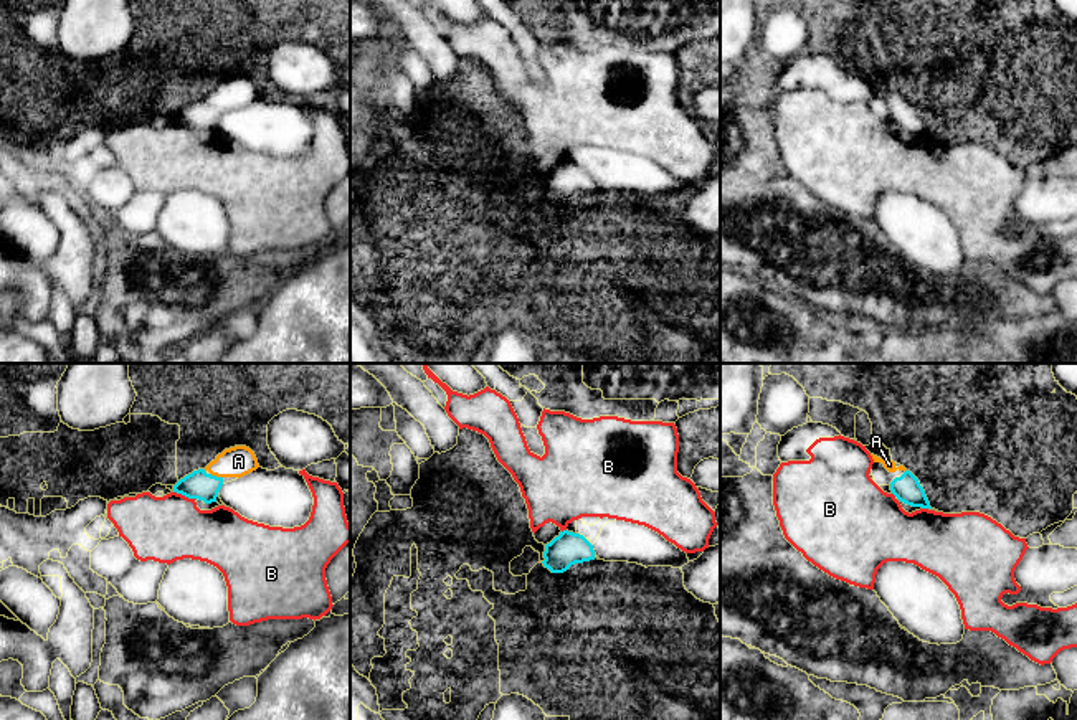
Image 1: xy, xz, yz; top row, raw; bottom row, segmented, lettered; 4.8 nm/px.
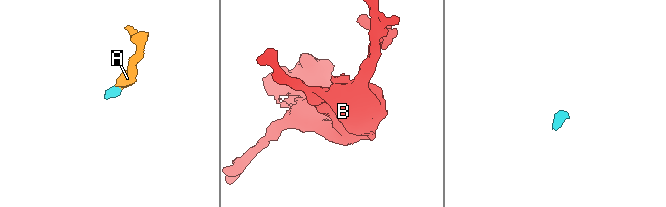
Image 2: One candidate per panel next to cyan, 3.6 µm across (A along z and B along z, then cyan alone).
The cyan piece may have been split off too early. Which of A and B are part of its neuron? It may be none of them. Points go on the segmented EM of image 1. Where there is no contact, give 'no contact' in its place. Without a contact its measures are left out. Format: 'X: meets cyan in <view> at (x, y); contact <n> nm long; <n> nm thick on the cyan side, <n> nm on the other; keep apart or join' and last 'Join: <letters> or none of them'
A: meets cyan in xy at (215, 476); contact 70 nm long; 140 nm thick on the cyan side, 150 nm on the other; join
B: meets cyan in xy at (184, 494); contact 110 nm long; 140 nm thick on the cyan side, 320 nm on the other; keep apart
Join: A

